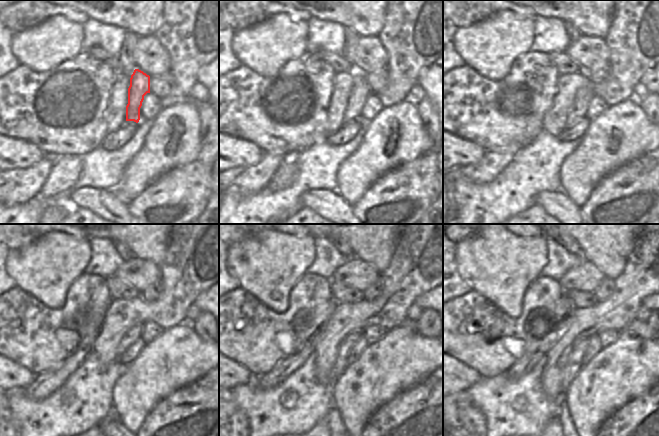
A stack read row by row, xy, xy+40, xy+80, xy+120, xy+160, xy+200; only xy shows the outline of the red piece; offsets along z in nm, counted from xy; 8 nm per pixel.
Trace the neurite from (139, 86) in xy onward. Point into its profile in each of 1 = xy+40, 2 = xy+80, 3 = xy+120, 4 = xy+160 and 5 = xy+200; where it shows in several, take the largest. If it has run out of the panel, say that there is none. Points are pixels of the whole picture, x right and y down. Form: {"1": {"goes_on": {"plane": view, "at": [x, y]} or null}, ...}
{"1": {"goes_on": {"plane": "xy+40", "at": [361, 91]}}, "2": {"goes_on": {"plane": "xy+80", "at": [583, 97]}}, "3": {"goes_on": {"plane": "xy+120", "at": [133, 334]}}, "4": {"goes_on": {"plane": "xy+160", "at": [340, 365]}}, "5": {"goes_on": {"plane": "xy+200", "at": [573, 364]}}}

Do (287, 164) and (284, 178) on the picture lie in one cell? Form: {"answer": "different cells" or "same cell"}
{"answer": "same cell"}

